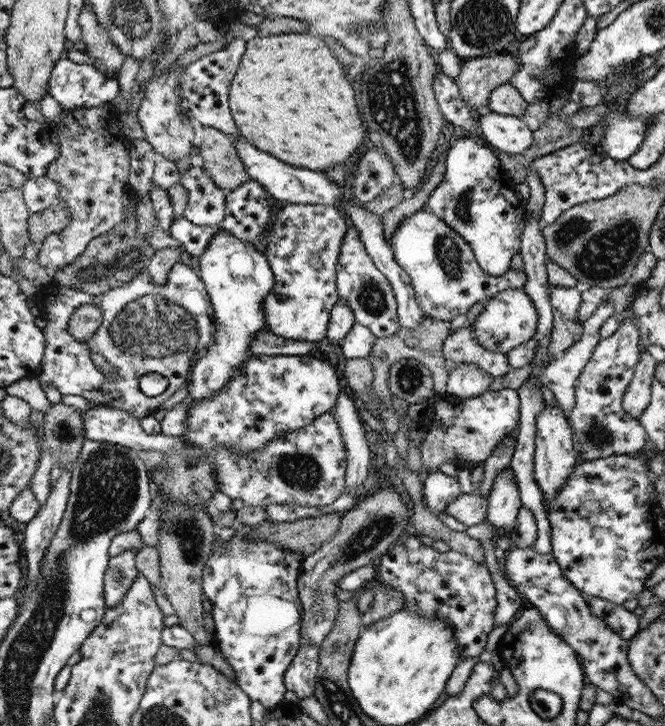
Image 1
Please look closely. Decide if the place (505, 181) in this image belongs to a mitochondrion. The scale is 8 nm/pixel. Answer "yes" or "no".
no

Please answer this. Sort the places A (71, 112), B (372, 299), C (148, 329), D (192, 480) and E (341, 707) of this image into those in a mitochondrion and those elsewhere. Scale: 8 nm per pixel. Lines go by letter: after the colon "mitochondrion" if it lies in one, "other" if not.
A: other
B: mitochondrion
C: mitochondrion
D: mitochondrion
E: mitochondrion

